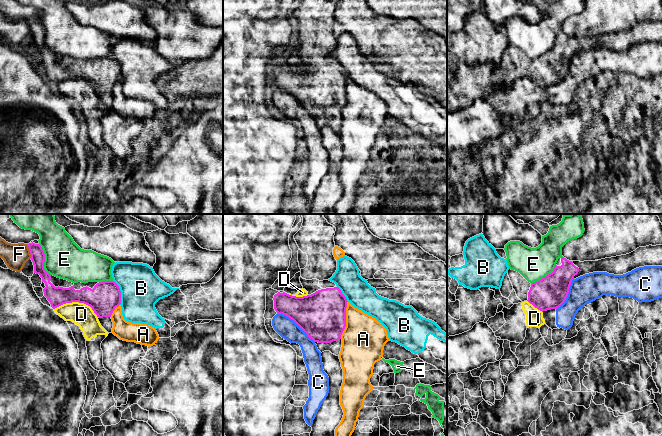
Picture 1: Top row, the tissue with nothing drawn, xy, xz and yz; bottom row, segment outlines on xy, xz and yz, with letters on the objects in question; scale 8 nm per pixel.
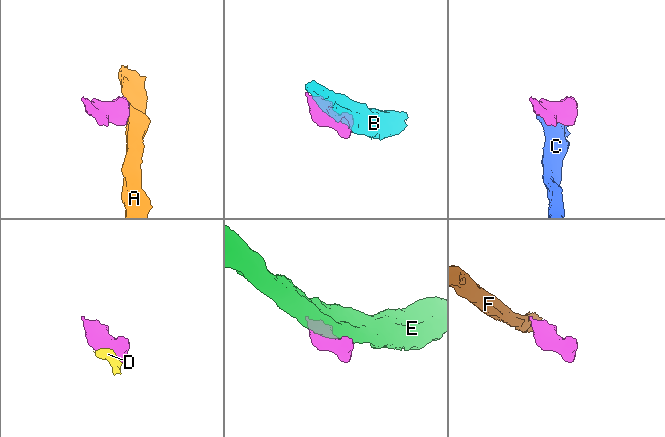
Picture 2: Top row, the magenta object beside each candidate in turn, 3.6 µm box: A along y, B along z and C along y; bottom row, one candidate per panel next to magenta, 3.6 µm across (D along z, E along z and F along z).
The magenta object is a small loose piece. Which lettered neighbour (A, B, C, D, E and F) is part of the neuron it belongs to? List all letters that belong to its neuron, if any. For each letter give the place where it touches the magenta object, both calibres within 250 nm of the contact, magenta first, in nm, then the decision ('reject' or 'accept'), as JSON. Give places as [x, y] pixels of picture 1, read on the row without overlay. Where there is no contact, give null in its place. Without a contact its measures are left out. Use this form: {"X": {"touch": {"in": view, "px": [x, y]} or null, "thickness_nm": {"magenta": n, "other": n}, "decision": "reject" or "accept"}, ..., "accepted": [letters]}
{"A": {"touch": {"in": "xz", "px": [345, 96]}, "thickness_nm": {"magenta": 380, "other": 360}, "decision": "reject"}, "B": {"touch": {"in": "xy", "px": [120, 68]}, "thickness_nm": {"magenta": 240, "other": 320}, "decision": "reject"}, "C": {"touch": {"in": "xz", "px": [296, 99]}, "thickness_nm": {"magenta": 380, "other": 160}, "decision": "reject"}, "D": {"touch": {"in": "xy", "px": [77, 77]}, "thickness_nm": {"magenta": 240, "other": 180}, "decision": "reject"}, "E": {"touch": {"in": "xy", "px": [44, 36]}, "thickness_nm": {"magenta": 110, "other": 320}, "decision": "reject"}, "F": {"touch": {"in": "xy", "px": [30, 27]}, "thickness_nm": {"magenta": 110, "other": 200}, "decision": "reject"}, "accepted": []}

